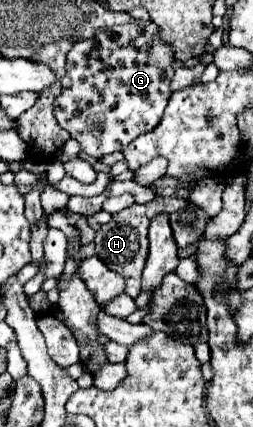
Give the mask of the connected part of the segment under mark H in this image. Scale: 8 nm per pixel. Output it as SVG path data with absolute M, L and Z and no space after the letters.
M130 217L126 221L110 221L102 225L96 233L96 257L114 273L122 275L126 279L126 295L136 299L140 295L140 281L142 281L142 269L148 257L148 217Z

